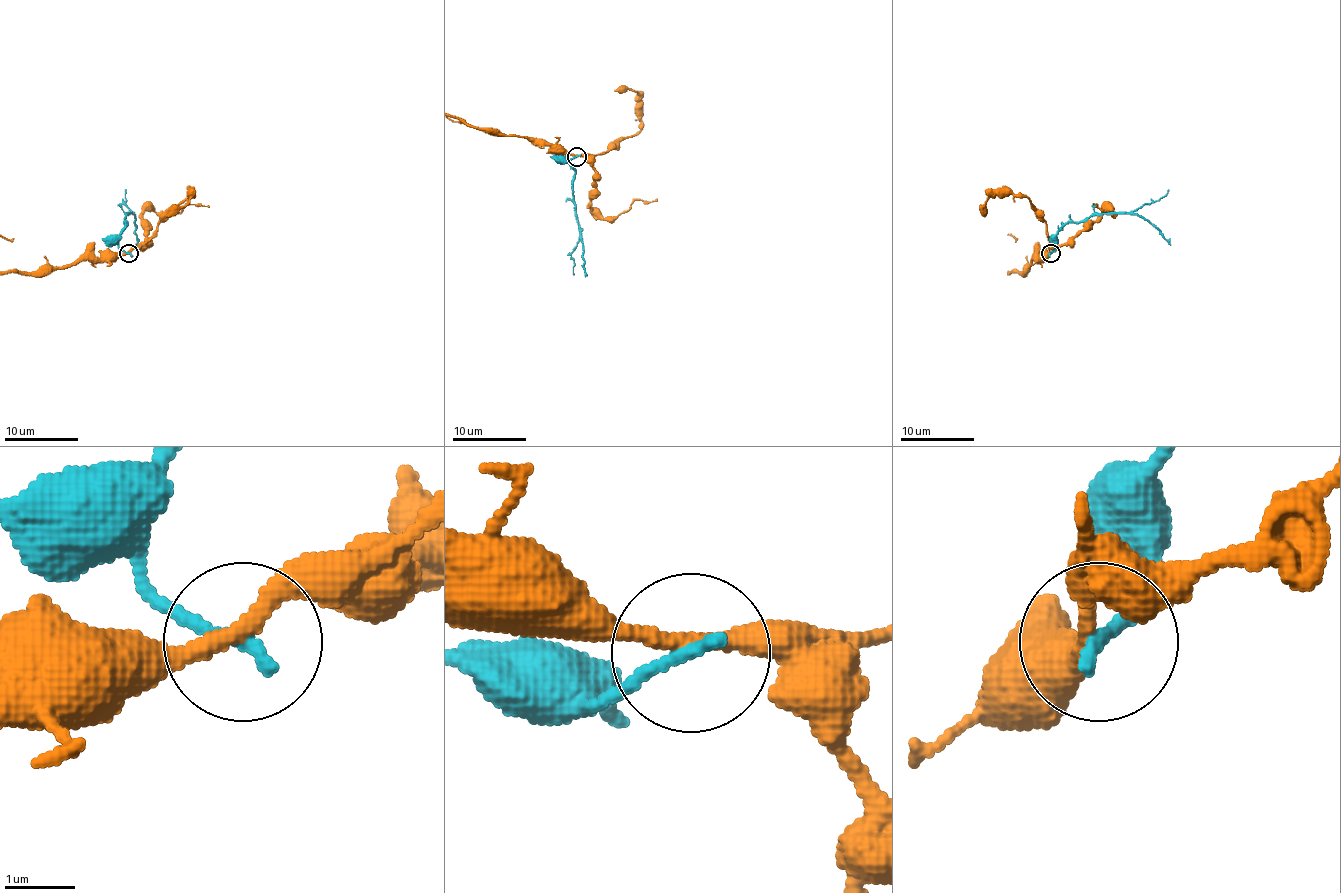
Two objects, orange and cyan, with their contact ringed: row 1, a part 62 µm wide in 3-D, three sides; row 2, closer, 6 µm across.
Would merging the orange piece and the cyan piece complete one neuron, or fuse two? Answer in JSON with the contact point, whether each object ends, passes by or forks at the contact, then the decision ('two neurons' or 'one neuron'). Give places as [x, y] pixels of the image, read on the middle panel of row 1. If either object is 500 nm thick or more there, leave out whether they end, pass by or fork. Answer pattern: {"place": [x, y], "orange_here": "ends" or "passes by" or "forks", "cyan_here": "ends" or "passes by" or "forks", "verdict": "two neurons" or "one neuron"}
{"place": [577, 156], "orange_here": "passes by", "cyan_here": "ends", "verdict": "two neurons"}

